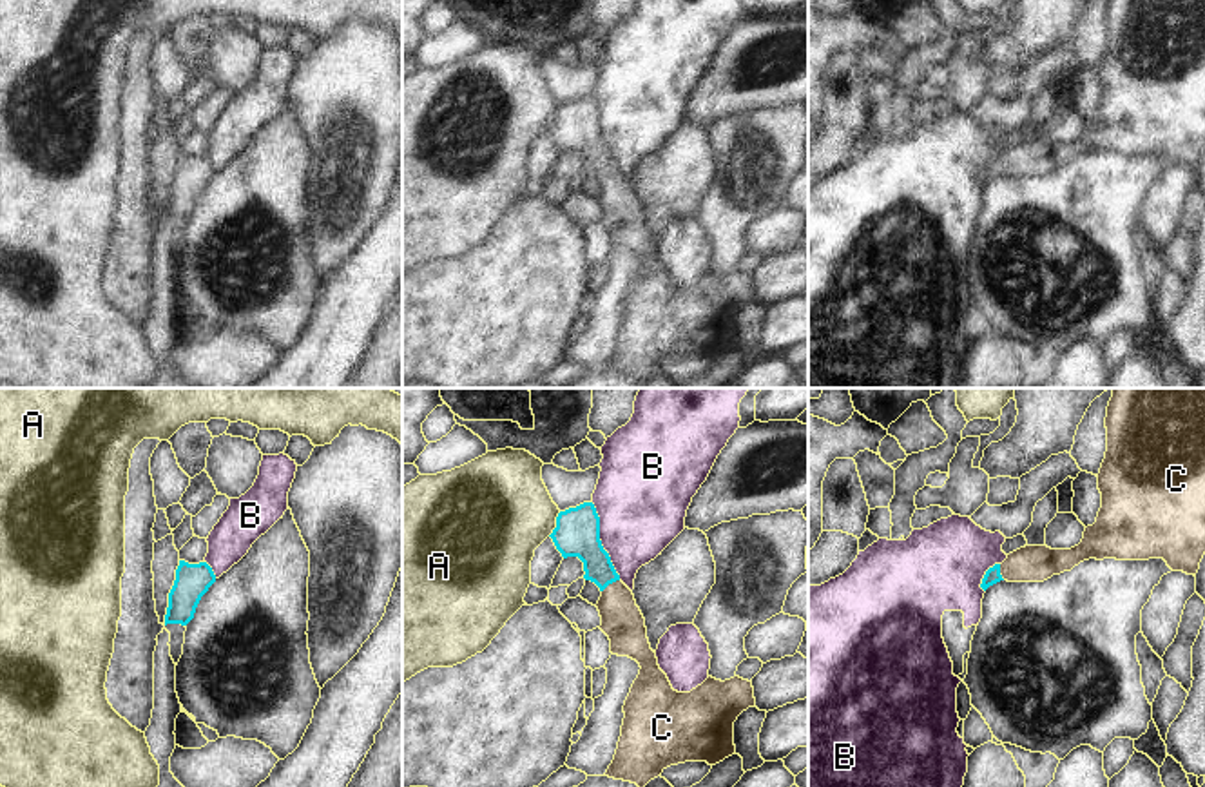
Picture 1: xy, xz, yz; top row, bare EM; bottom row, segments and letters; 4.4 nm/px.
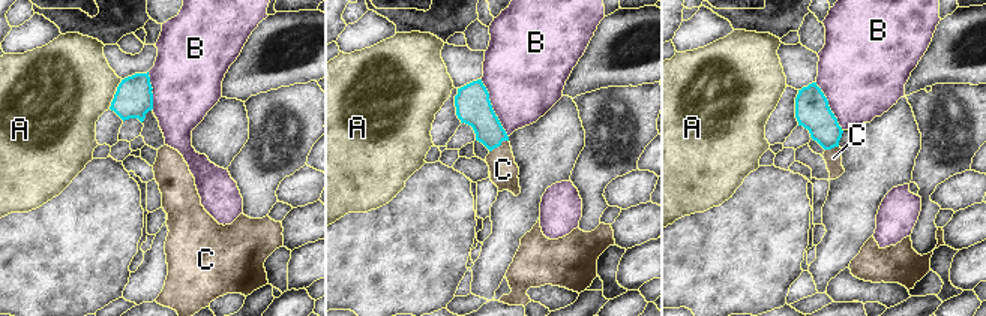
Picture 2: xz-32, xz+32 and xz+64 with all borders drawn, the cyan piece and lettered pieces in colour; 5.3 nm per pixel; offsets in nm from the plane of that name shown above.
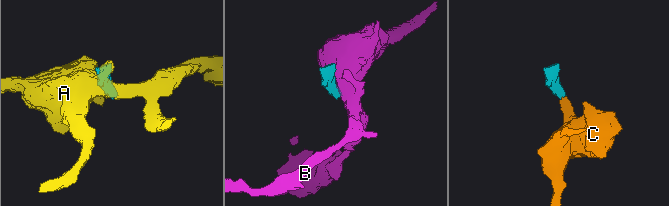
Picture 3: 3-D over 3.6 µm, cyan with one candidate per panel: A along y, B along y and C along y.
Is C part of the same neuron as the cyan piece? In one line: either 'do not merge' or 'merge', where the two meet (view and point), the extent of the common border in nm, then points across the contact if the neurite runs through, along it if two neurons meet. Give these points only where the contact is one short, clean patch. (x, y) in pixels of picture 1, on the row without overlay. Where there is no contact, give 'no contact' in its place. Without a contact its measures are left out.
merge | xz (609, 176) | 100 nm | across xz (578, 129), (609, 176), (622, 214)

